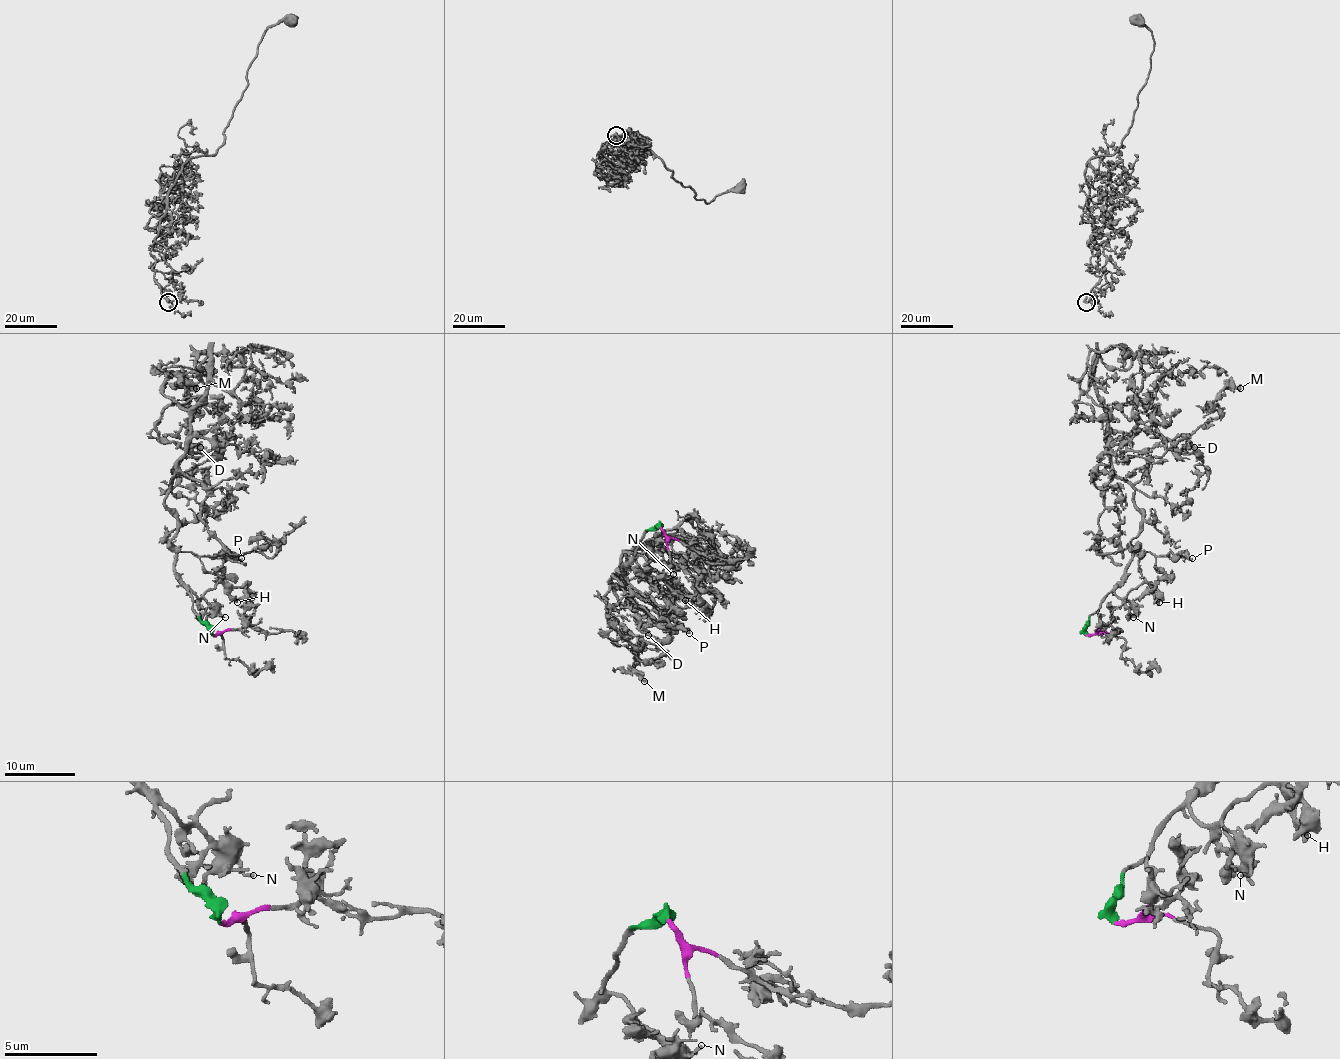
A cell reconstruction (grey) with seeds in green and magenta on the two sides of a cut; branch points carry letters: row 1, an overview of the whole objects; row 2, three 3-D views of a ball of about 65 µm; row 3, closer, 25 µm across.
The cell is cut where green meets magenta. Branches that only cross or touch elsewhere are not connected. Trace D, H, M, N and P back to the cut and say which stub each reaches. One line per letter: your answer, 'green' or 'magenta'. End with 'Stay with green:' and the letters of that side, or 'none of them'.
D: green
H: green
M: green
N: green
P: green
Stay with green: D, H, M, N, P

